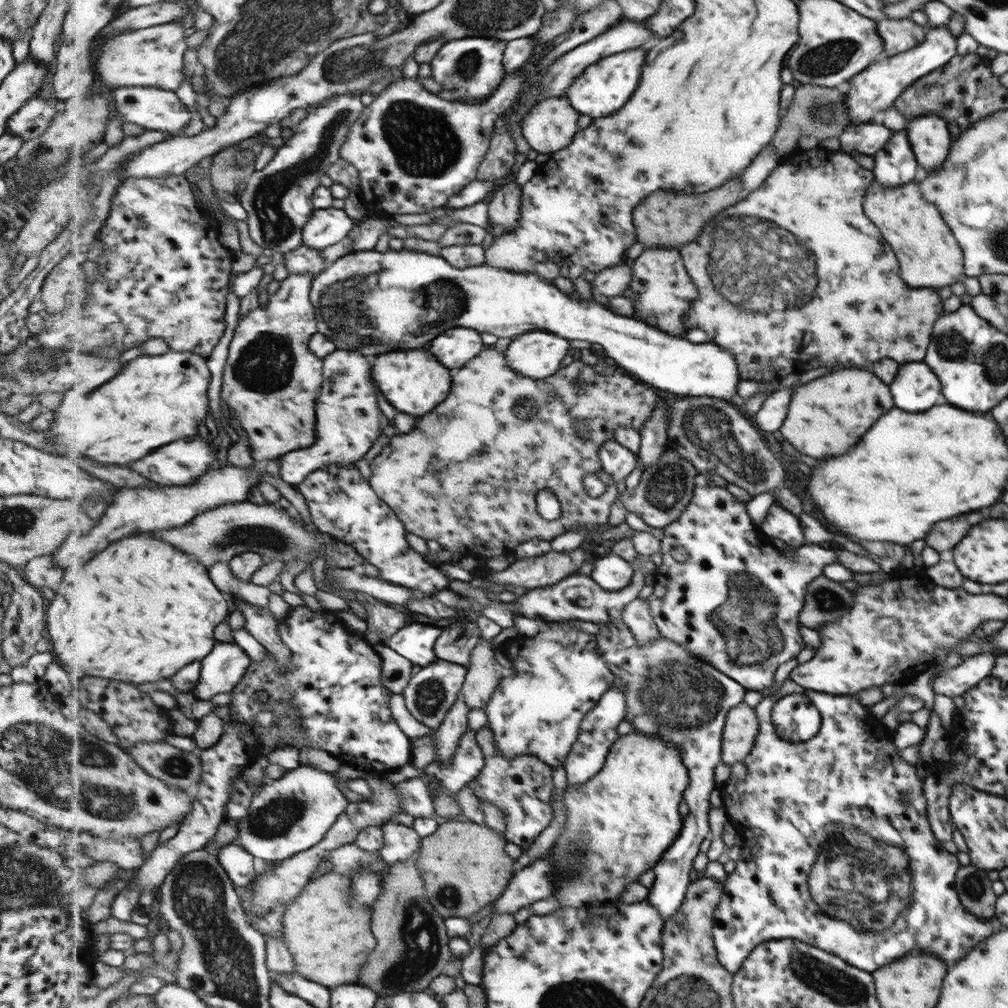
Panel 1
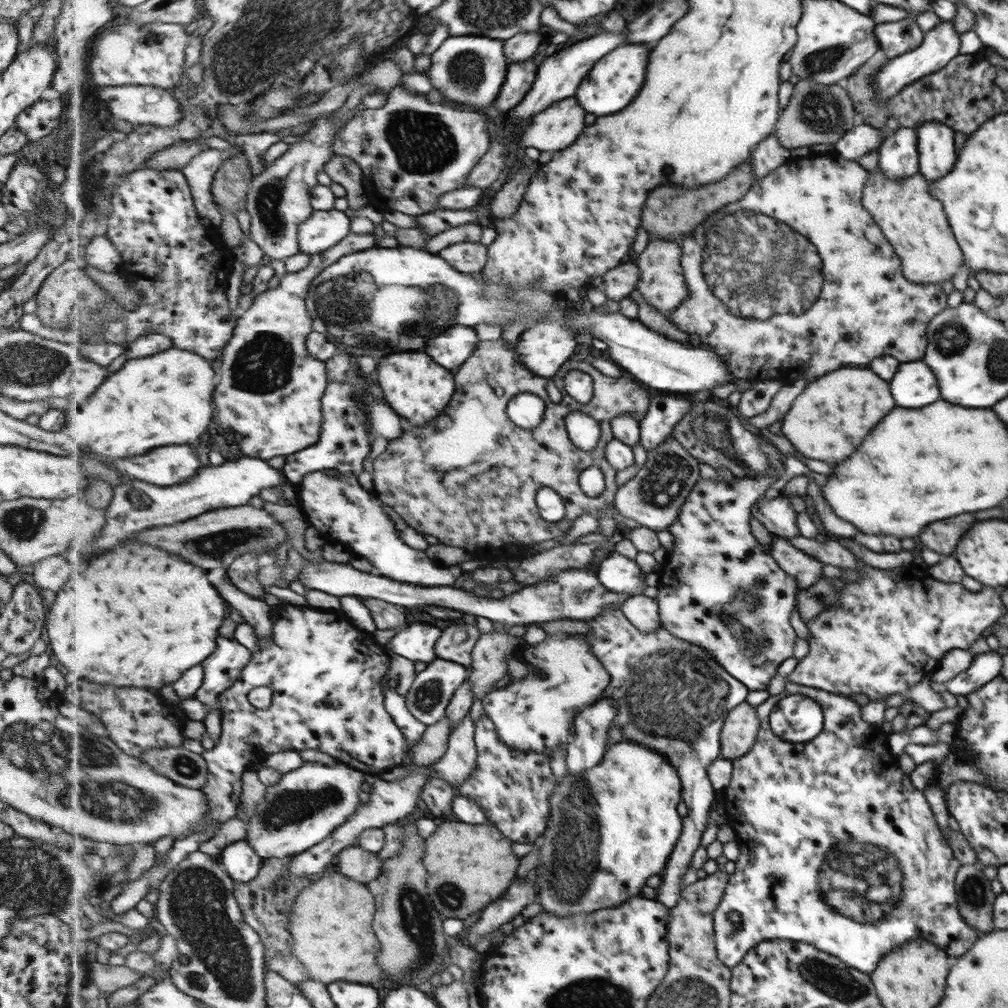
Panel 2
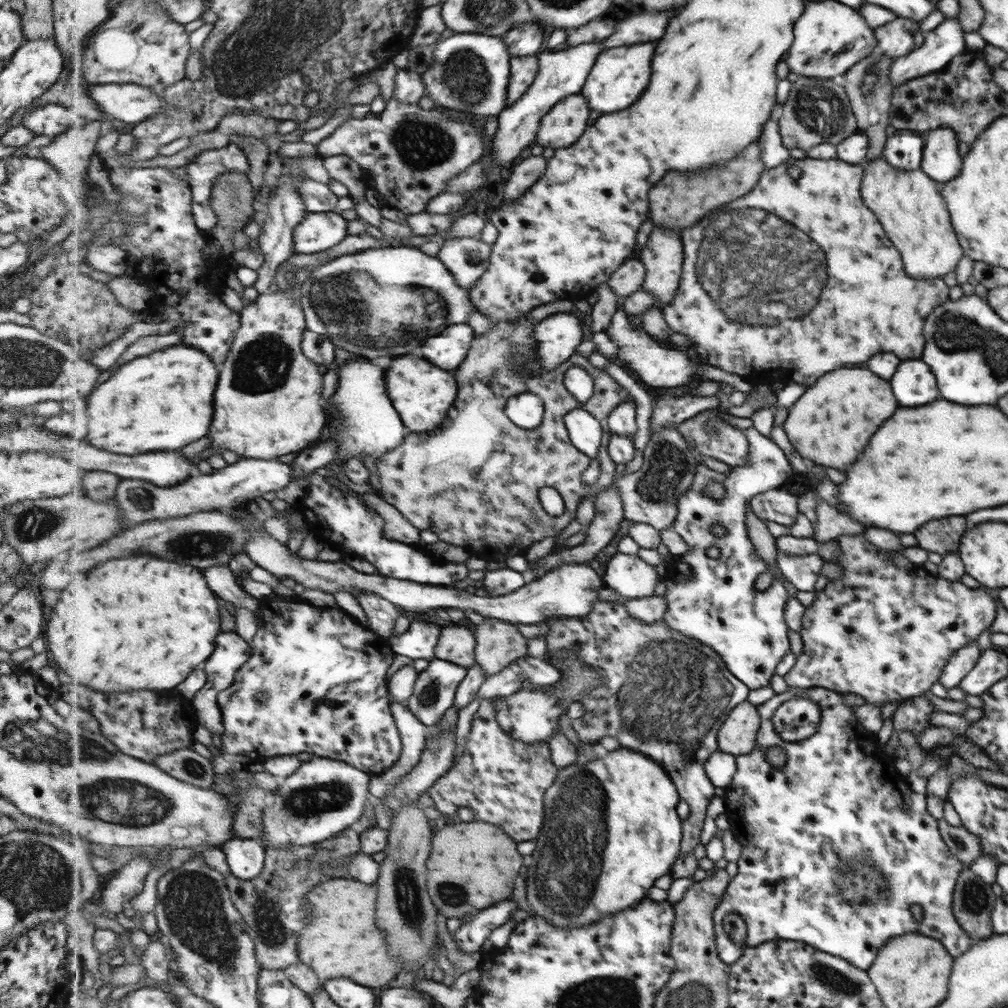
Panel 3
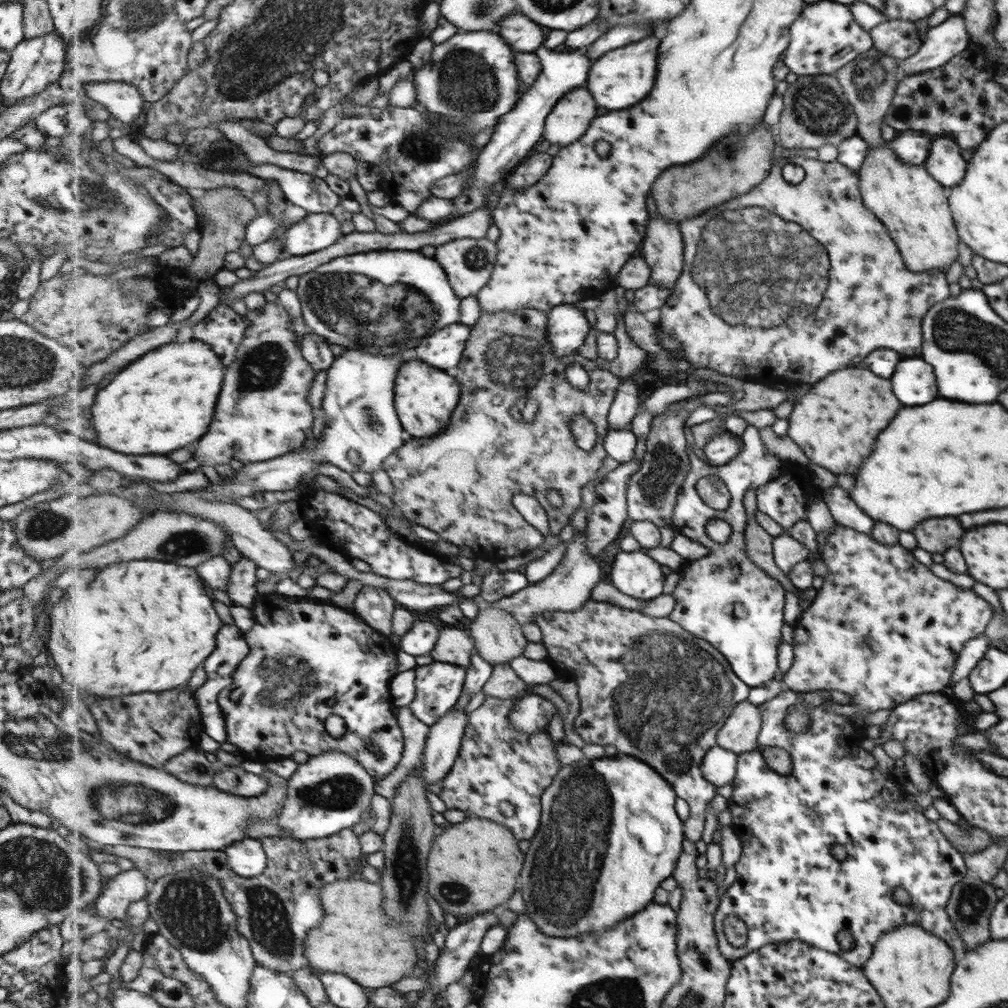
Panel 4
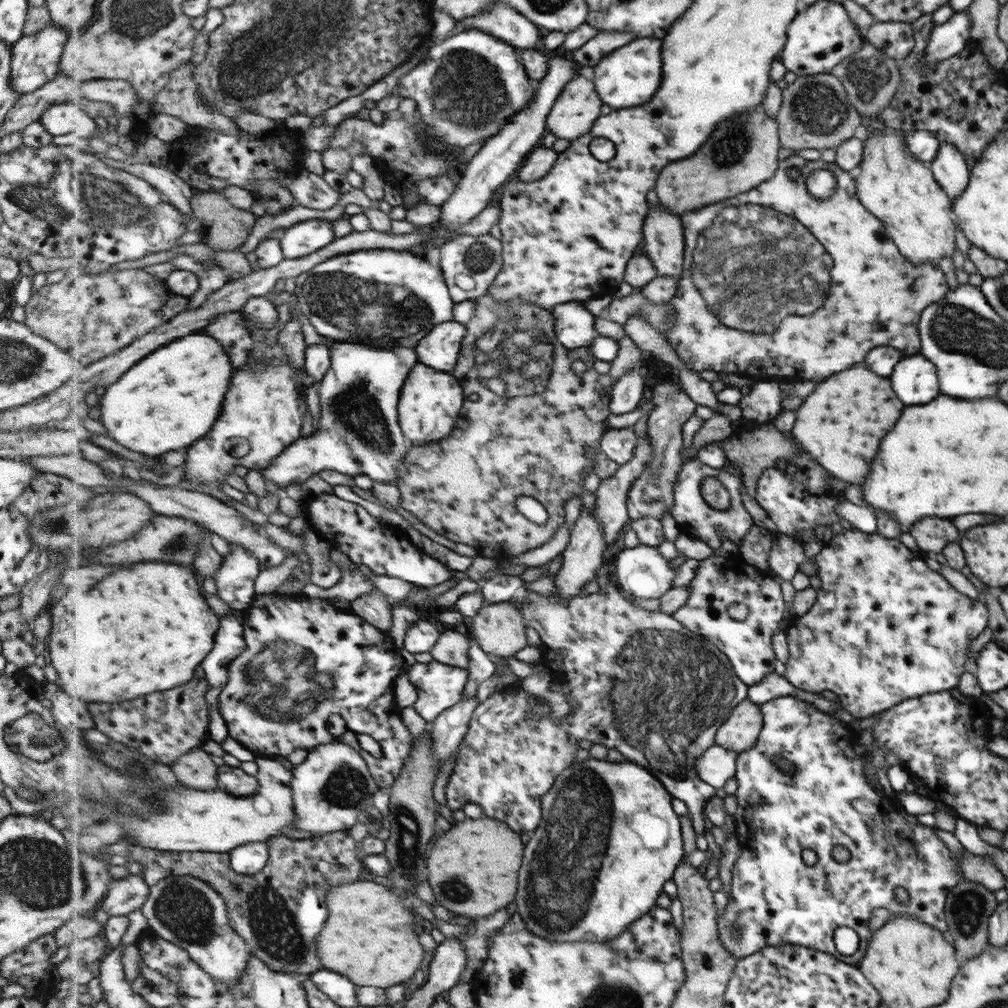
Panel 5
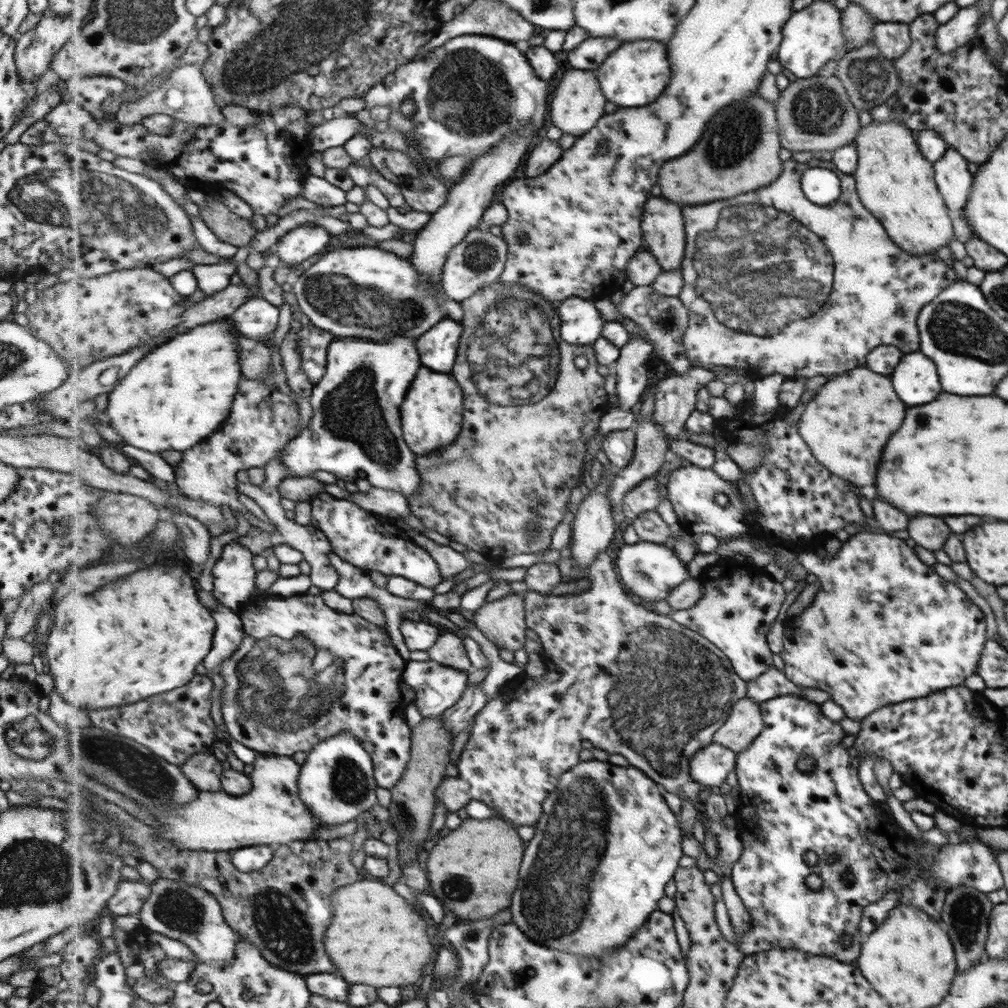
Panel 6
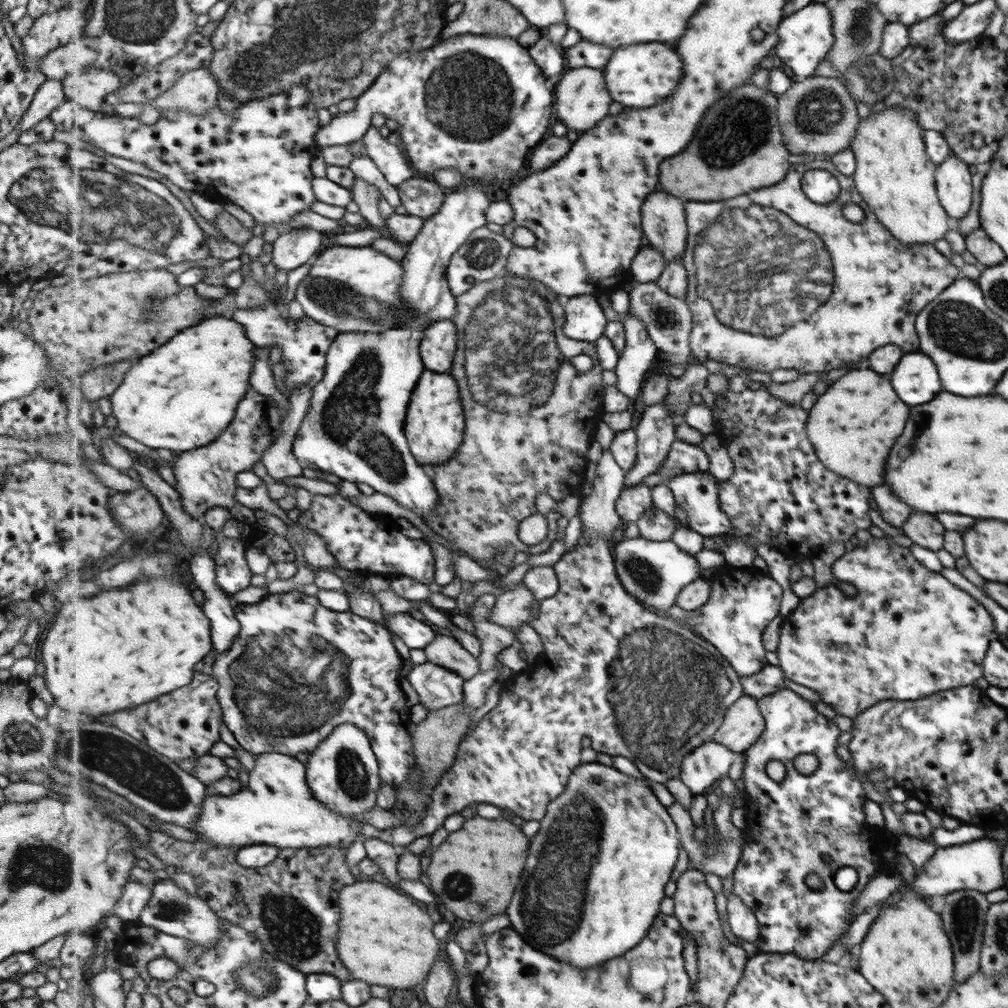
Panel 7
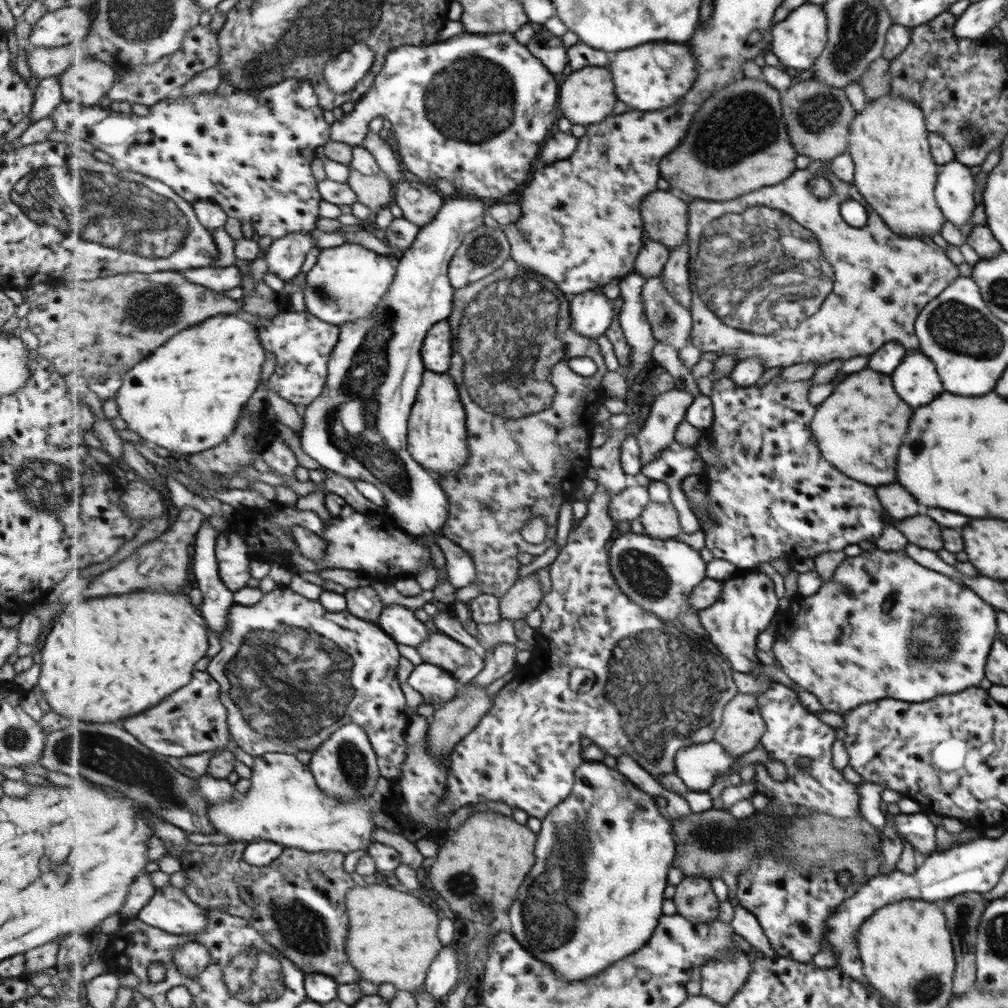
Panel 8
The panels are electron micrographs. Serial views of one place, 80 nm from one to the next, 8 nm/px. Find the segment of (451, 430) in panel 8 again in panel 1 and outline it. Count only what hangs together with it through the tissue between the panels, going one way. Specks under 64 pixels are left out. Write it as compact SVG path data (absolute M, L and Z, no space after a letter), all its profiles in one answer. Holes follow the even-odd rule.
M429 346L381 354L379 358L372 358L372 361L373 379L387 401L397 411L411 414L414 418L434 412L454 388L454 370L437 359Z

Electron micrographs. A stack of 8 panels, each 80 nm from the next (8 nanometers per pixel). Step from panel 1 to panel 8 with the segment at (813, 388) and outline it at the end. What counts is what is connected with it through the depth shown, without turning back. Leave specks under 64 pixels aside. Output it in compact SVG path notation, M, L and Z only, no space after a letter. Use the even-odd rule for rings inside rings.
M861 369L839 382L819 404L810 431L821 455L856 482L875 488L895 482L895 456L907 430L911 408L897 398L885 374Z

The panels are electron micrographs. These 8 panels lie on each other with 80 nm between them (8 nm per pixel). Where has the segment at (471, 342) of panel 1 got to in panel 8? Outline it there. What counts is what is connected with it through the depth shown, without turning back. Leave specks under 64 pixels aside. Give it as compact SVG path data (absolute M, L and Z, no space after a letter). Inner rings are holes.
M448 321L435 324L426 336L422 349L426 368L437 373L447 373L453 356L455 334Z

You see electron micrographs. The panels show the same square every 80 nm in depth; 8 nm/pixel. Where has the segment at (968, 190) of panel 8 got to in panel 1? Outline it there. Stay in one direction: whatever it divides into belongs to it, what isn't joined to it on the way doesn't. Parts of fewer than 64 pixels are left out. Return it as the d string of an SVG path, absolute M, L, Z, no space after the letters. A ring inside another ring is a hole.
M936 114L916 116L907 120L905 130L921 173L934 172L947 161L952 142L942 118Z

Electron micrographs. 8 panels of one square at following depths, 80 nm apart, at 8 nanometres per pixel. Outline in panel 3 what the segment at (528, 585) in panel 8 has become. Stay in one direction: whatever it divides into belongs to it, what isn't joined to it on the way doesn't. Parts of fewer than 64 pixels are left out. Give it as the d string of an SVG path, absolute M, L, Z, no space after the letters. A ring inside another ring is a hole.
M485 616L474 633L476 662L485 669L486 680L529 652L529 639L519 632L515 623Z

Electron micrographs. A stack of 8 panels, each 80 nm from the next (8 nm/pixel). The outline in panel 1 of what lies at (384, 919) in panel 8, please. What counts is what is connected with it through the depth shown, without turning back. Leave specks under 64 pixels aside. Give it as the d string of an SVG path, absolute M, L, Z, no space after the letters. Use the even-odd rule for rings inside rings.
M338 872L321 874L305 885L302 893L287 906L283 917L284 938L290 953L295 957L295 970L304 978L328 986L351 985L359 980L361 968L365 966L369 954L375 950L377 940L371 932L371 916L374 911L369 907L352 905L352 878Z

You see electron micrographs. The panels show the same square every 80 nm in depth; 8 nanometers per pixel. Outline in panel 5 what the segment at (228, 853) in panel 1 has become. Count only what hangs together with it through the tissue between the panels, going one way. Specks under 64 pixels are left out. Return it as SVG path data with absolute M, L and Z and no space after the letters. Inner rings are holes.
M250 842L229 852L230 864L239 874L257 874L264 870L270 859L270 846L266 842Z

